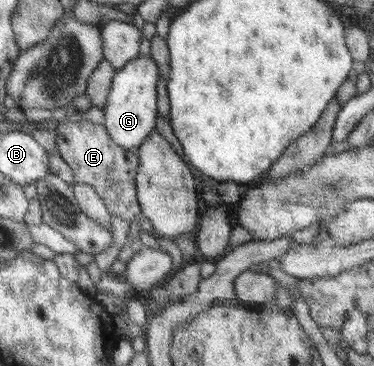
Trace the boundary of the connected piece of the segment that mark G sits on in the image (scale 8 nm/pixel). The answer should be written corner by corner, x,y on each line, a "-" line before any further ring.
152,57
133,59
114,75
108,101
103,106
104,126
107,127
112,140
120,144
120,147
128,150
139,149
140,144
154,131
158,119
156,83
158,83
158,67

